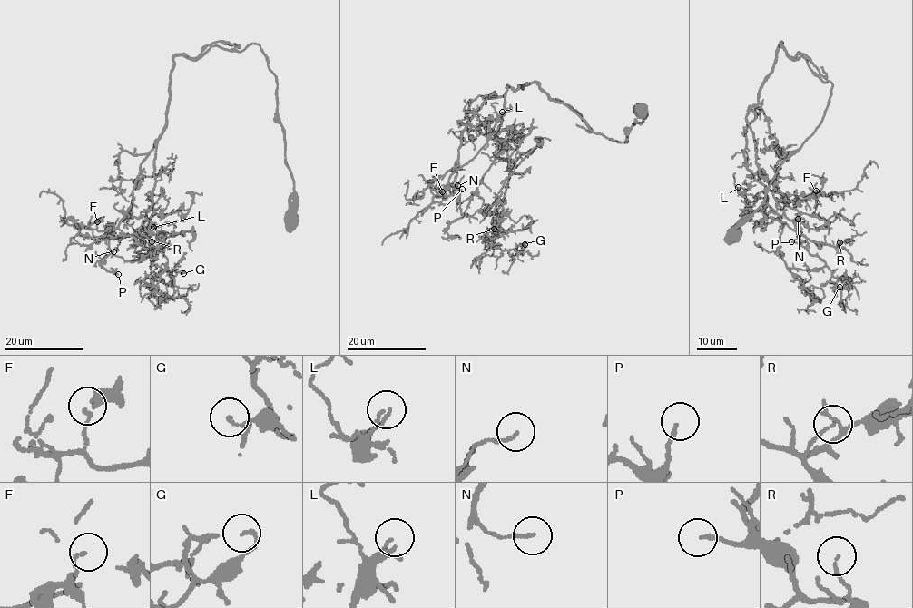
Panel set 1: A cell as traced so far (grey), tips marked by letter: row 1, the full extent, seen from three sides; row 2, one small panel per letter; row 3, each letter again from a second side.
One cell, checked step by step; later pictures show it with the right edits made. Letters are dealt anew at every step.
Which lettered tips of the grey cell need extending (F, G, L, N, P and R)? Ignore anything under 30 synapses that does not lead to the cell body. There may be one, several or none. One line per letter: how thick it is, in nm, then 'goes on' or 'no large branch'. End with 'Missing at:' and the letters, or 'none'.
F: 100 nm thick; no large branch
G: 100 nm thick; no large branch
L: 100 nm thick; no large branch
N: 120 nm thick; no large branch
P: 140 nm thick; no large branch
R: 100 nm thick; no large branch
Missing at: none

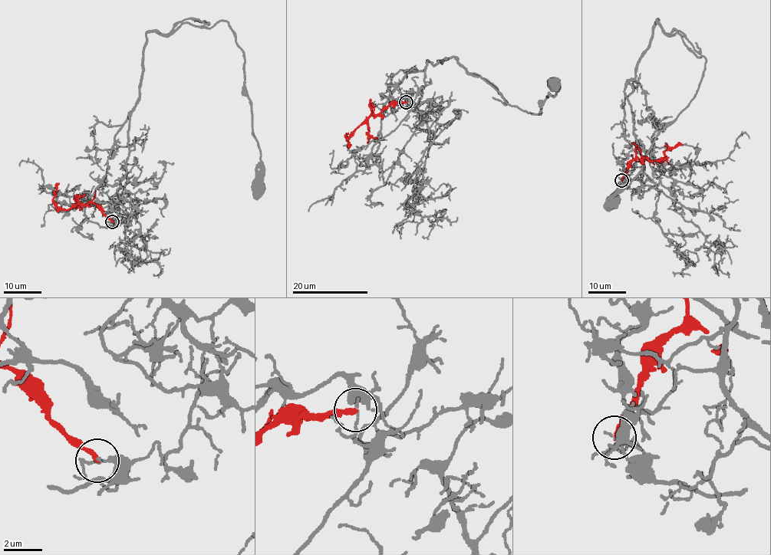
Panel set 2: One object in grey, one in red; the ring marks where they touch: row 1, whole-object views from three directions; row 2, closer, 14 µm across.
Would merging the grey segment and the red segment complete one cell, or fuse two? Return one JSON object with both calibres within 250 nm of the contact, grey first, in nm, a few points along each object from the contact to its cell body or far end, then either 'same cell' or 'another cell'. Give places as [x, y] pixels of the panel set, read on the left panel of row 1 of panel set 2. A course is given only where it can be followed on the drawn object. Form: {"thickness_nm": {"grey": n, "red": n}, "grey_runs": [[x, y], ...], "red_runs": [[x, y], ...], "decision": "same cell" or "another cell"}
{"thickness_nm": {"grey": 120, "red": 200}, "grey_runs": [[113, 221], [88, 221], [84, 203], [136, 104], [146, 32], [182, 23], [227, 22], [242, 51], [259, 187]], "red_runs": [[113, 221], [95, 203], [90, 202], [67, 210], [57, 207], [53, 198], [57, 184]], "decision": "another cell"}

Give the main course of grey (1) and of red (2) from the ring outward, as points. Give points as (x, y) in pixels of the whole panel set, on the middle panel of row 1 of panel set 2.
1: (406, 102), (409, 112), (377, 139), (396, 87), (428, 61), (454, 57), (532, 115), (556, 95), (555, 83)
2: (406, 102), (396, 103), (384, 108), (378, 114), (370, 115), (350, 136), (345, 136), (349, 148)

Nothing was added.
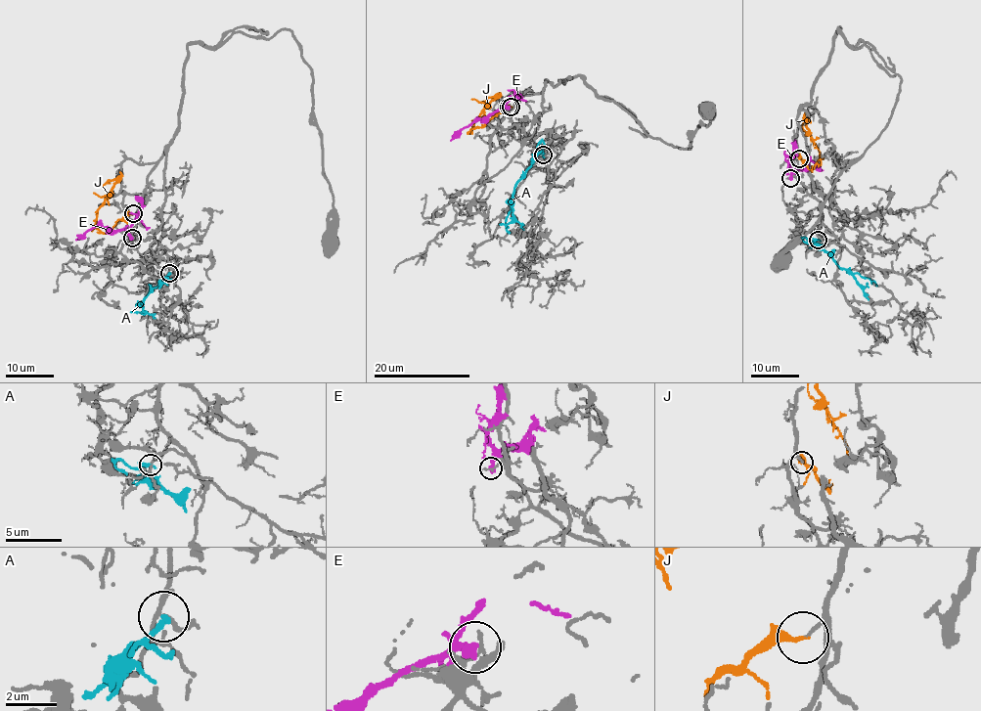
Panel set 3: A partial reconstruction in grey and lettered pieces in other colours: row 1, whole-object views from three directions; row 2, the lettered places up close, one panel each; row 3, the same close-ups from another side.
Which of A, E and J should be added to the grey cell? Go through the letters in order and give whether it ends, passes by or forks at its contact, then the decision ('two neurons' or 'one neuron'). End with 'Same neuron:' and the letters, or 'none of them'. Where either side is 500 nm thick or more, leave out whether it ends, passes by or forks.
A: it ends; two neurons
E: it ends; two neurons
J: it ends; one neuron
Same neuron: J

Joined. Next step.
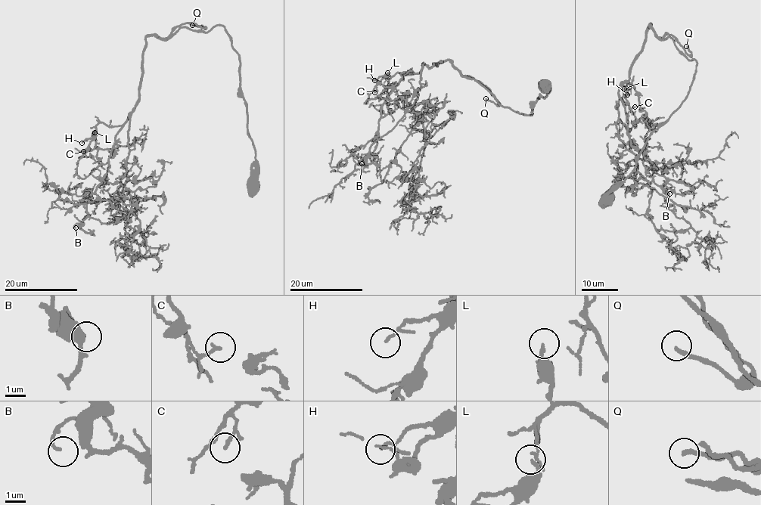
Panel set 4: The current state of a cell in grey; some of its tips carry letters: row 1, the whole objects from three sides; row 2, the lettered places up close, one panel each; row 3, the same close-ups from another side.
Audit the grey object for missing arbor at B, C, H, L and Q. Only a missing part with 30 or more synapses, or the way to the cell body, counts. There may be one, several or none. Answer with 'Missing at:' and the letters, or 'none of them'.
Missing at: B, Q

